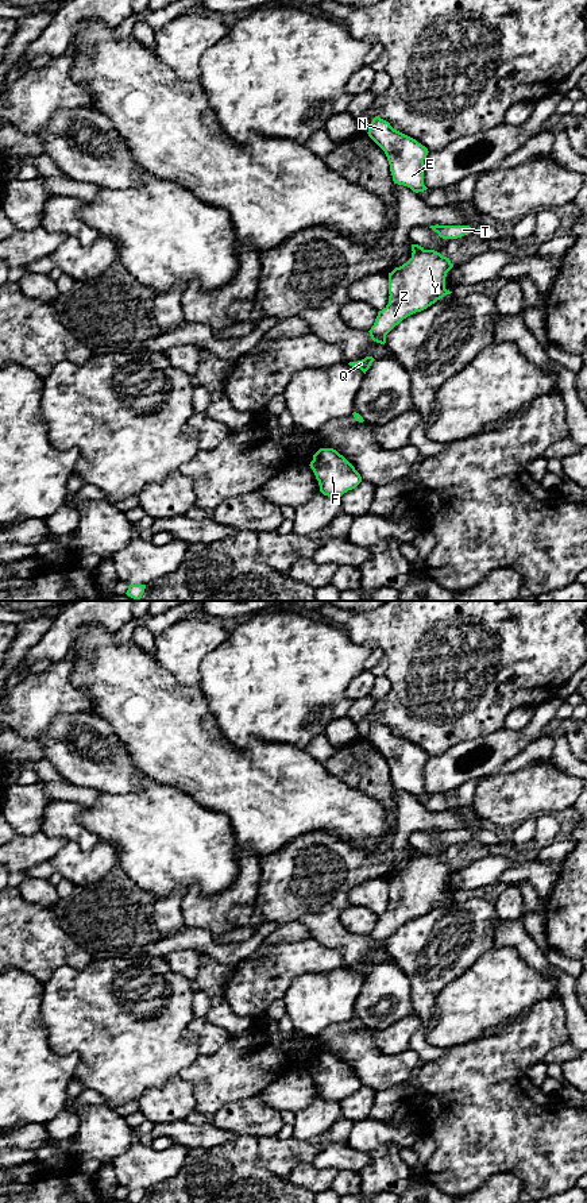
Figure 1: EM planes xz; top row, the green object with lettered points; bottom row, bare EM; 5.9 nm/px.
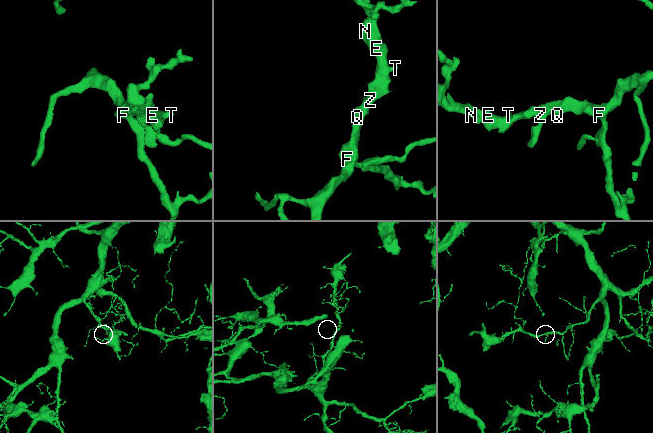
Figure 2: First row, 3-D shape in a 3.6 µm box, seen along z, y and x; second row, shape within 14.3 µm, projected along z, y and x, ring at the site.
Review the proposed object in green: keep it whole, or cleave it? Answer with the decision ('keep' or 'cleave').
keep

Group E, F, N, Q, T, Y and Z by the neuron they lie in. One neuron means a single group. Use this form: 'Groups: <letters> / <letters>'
Groups: E F N Q T Y Z

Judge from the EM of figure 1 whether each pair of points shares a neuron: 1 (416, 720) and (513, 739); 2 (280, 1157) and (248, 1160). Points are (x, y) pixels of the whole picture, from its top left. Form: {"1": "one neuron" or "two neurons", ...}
{"1": "two neurons", "2": "two neurons"}

